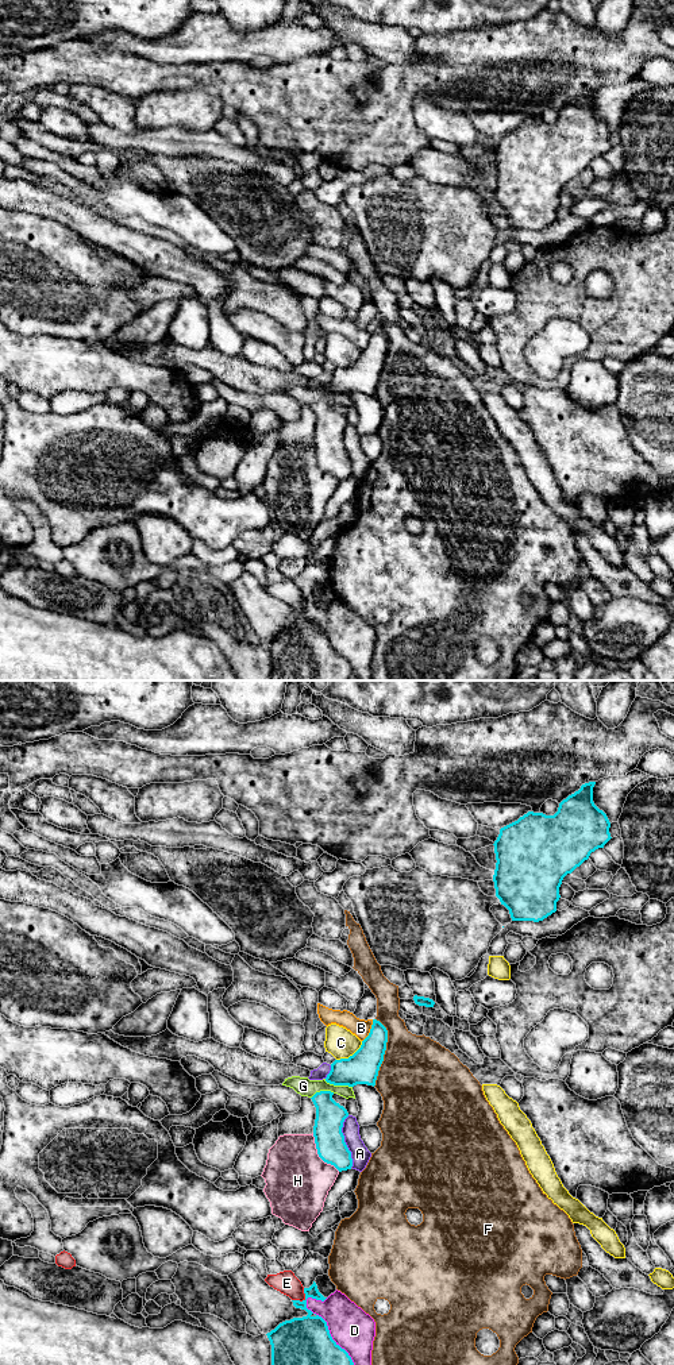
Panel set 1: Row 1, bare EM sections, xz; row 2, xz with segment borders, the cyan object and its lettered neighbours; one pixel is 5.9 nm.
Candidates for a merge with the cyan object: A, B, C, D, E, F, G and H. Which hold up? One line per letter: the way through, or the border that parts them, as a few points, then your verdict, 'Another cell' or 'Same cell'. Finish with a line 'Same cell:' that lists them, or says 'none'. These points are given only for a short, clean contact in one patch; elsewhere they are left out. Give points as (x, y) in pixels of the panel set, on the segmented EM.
A: Another cell
B: Boundary: xz (373, 1020), (370, 1032), (362, 1041). Another cell
C: Another cell
D: Another cell
E: Another cell
F: Another cell
G: Boundary: xz (324, 1079), (332, 1084), (347, 1084), (351, 1087). Another cell
H: Another cell
Same cell: none

